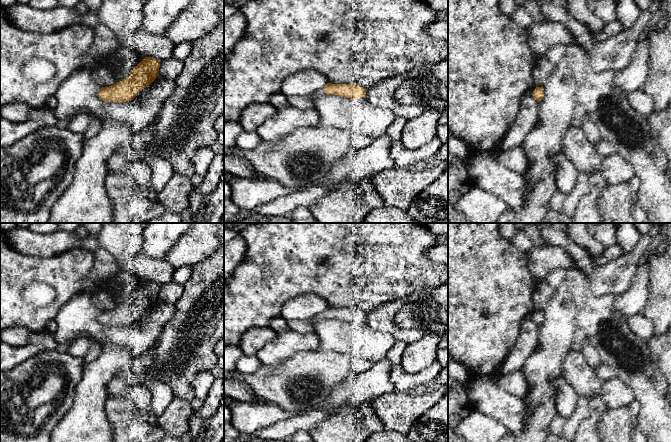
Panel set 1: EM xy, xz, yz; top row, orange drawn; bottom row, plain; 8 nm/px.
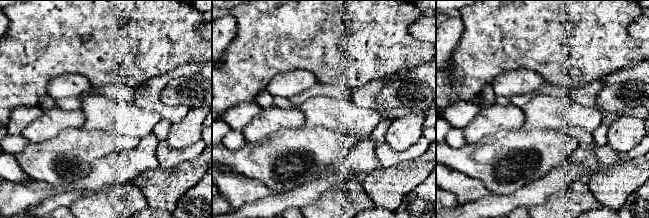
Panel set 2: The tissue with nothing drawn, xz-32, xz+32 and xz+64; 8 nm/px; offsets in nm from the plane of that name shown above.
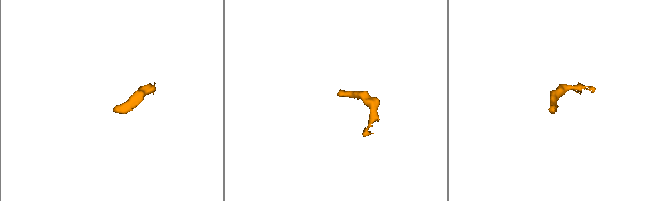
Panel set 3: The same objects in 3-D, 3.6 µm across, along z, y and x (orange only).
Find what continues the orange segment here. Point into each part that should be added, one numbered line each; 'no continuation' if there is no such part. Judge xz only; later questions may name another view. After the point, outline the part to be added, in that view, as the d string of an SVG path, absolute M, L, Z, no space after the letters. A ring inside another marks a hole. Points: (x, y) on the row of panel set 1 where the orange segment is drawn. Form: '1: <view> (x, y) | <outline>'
1: xz (317, 94) | M321 88L317 91L315 91L312 95L310 95L308 98L310 98L313 101L316 101L318 98L320 98L321 96L326 95L324 88Z

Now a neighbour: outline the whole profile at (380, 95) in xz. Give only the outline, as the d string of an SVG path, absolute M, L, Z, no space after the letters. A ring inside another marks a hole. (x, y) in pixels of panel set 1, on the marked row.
M432 65L418 66L413 70L392 78L386 78L367 89L366 101L379 109L389 109L397 117L406 120L420 116L425 108L420 105L398 105L394 100L395 90L407 79L429 74Z

